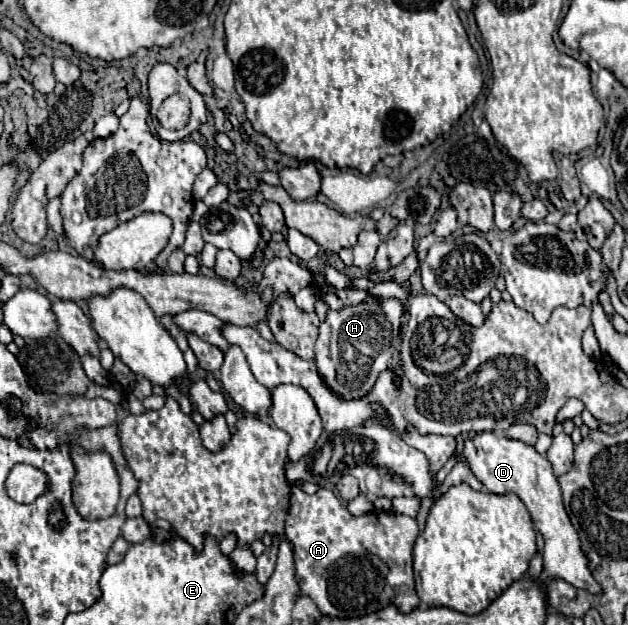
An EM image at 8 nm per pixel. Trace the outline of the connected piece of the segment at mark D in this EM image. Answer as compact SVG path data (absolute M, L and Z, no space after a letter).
M481 433L481 435L475 435L473 441L465 443L465 457L469 461L471 471L487 487L489 493L495 493L495 495L513 493L527 507L535 529L545 539L545 549L543 549L545 567L539 577L543 583L545 581L549 583L553 579L563 579L577 589L585 589L595 595L603 593L603 587L599 585L599 581L595 581L587 565L587 555L583 553L579 545L579 535L575 533L575 527L571 525L567 511L563 507L559 481L553 475L551 463L543 455L539 455L533 447L521 441L497 437L495 433Z

